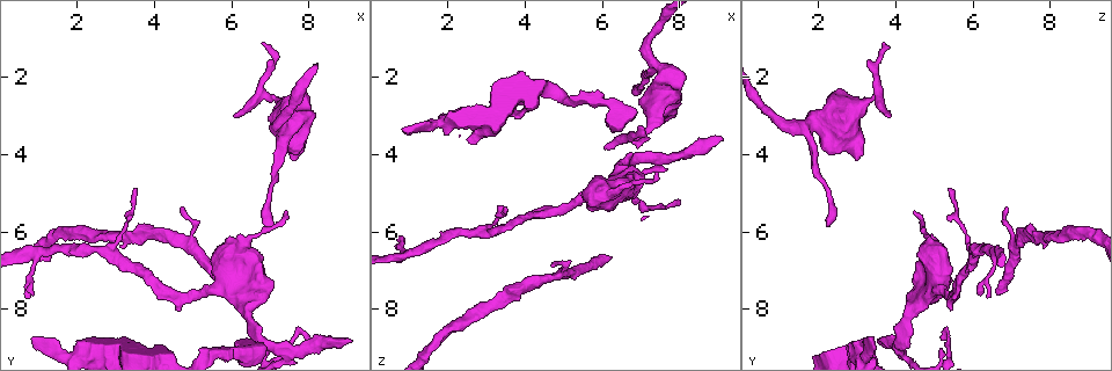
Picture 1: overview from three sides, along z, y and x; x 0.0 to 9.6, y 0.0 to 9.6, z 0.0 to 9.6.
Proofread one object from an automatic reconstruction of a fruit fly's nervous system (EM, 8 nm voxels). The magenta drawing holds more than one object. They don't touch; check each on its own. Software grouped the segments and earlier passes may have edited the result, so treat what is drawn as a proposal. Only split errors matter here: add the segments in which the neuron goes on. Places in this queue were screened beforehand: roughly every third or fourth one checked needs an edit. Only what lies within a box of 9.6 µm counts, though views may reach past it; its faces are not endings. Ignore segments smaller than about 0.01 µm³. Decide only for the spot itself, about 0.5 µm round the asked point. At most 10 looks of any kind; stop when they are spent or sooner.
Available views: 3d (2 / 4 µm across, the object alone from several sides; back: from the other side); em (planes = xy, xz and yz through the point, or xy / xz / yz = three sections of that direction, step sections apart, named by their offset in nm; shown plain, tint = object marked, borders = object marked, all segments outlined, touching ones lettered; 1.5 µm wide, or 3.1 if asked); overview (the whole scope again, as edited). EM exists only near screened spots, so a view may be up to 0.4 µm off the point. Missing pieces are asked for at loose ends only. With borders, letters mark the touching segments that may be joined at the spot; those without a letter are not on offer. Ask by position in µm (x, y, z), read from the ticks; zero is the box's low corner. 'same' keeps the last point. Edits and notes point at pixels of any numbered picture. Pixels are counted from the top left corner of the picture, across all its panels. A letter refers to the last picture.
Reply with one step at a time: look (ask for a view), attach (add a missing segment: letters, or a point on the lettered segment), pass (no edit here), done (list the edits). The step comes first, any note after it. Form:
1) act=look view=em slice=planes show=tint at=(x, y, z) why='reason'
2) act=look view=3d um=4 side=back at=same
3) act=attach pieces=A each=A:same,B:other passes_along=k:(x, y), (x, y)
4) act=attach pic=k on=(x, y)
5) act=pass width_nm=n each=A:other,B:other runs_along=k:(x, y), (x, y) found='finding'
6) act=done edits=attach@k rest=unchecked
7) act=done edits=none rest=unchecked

act=look view=3d um=2 side=back at=(6.05, 3.00, 3.85) why='thin end'

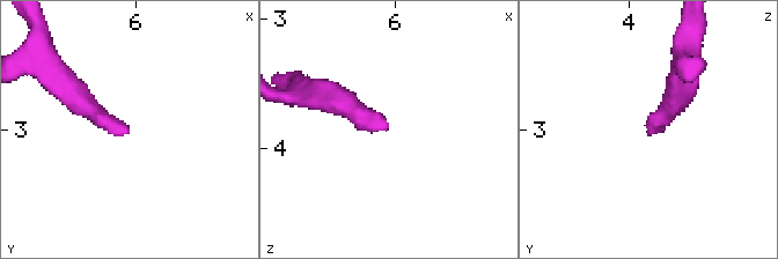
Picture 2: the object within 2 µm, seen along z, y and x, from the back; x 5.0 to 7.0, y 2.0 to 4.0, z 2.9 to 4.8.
act=look view=em slice=yz step=4 show=borders at=(6.06, 3.04, 3.82) why='shape alone is not enough'

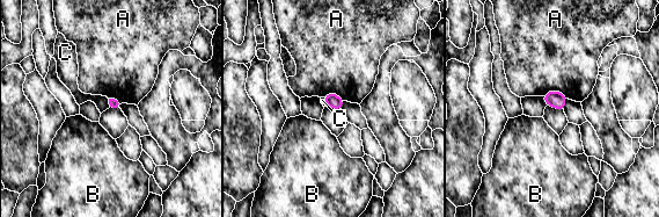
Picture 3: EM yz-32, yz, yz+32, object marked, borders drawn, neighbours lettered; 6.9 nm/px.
act=pass each=A:other,B:other,C:other border=3:(104, 96), (109, 107) found='none of them fits'

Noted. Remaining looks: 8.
act=look view=3d um=2 at=(6.20, 7.55, 6.60) why='an open end'

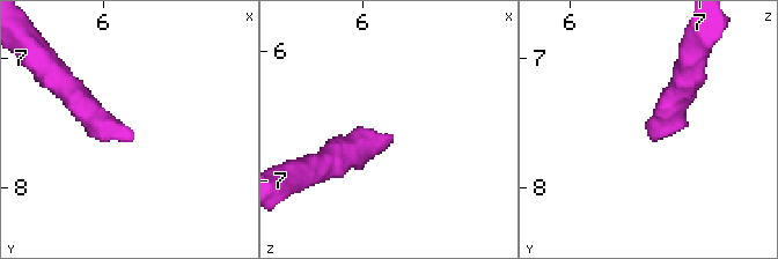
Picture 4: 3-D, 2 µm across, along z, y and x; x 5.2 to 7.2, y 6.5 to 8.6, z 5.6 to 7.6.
act=look view=em slice=yz step=8 show=borders at=(6.22, 7.62, 6.66) why='now the EM'

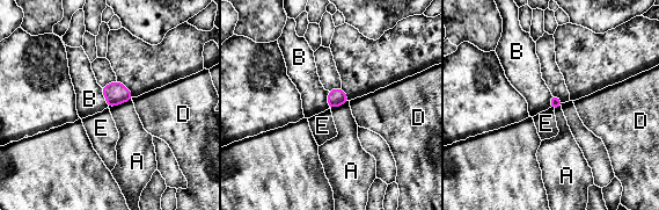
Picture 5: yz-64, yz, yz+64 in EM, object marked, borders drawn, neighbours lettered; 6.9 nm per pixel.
act=attach pieces=A each=A:same,B:other,D:other,E:other passes_along=5:(116, 93), (119, 103), (132, 136) found='the neuron continues'

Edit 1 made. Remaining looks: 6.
act=look view=overview

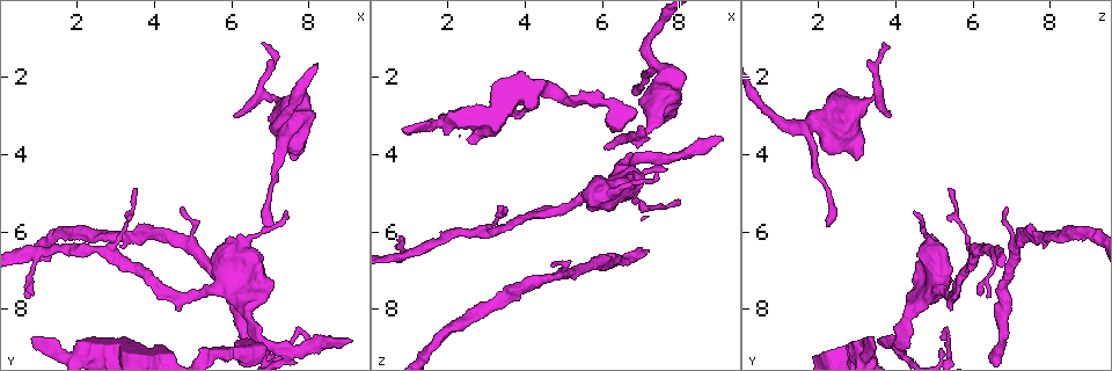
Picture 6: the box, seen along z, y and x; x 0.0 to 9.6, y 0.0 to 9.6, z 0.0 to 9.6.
act=look view=3d um=2 at=(0.85, 8.65, 3.30) why='branch stops here'

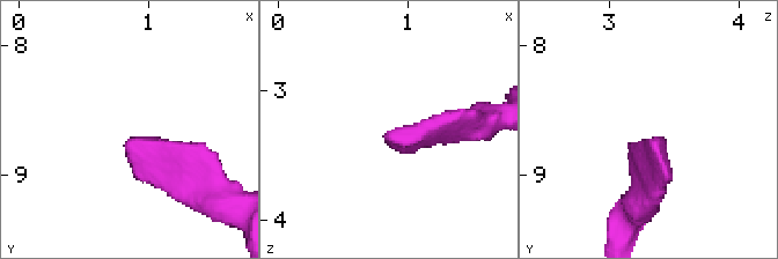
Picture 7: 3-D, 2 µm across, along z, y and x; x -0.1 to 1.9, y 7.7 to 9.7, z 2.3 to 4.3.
act=look view=em slice=planes show=borders at=(0.82, 8.70, 3.34)

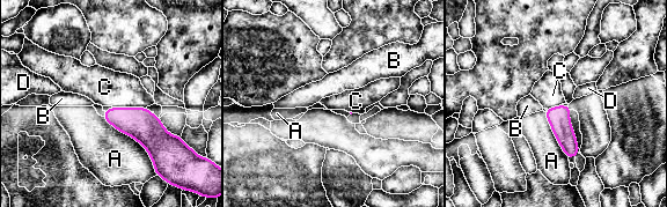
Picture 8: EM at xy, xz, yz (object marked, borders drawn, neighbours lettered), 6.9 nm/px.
act=attach pieces=C longest_contact=A:500nm each=A:other,B:other,C:same,D:other found='it goes on there'

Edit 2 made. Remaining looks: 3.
act=look view=overview

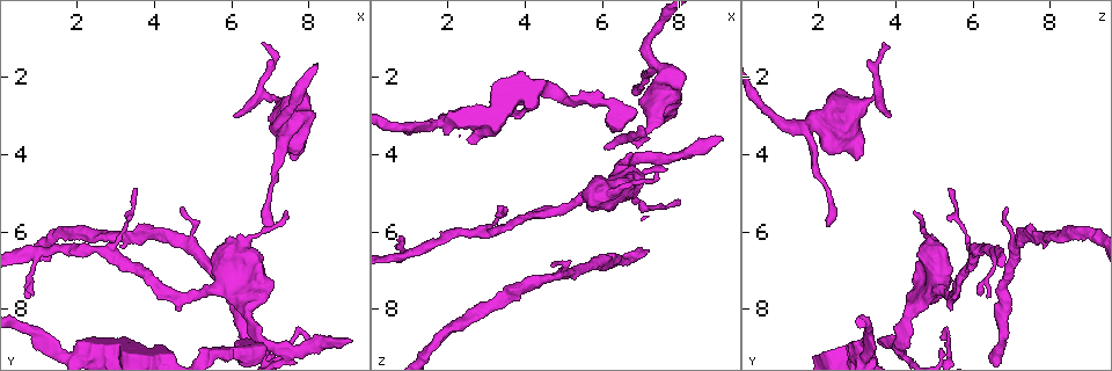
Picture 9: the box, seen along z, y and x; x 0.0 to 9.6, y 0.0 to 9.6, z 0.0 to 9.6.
act=look view=3d um=2 side=back at=(4.75, 5.30, 6.90) why='tapers out'

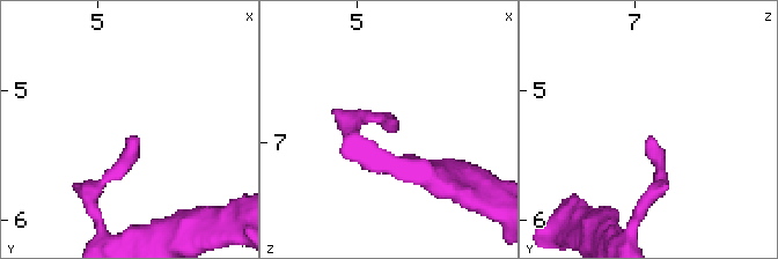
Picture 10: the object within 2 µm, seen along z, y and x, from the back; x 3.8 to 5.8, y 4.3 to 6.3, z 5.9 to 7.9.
act=look view=em slice=planes show=borders at=(4.68, 5.36, 6.88)

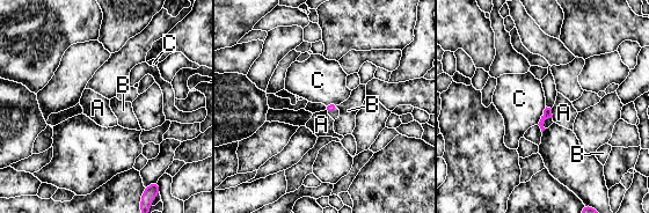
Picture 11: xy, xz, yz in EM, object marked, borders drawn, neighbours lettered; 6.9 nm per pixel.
act=pass each=A:other,B:other,C:other border=11:(546, 107), (537, 124) found='none of them fits'

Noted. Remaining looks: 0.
act=done edits=attach@5,attach@8 rest=unchecked

